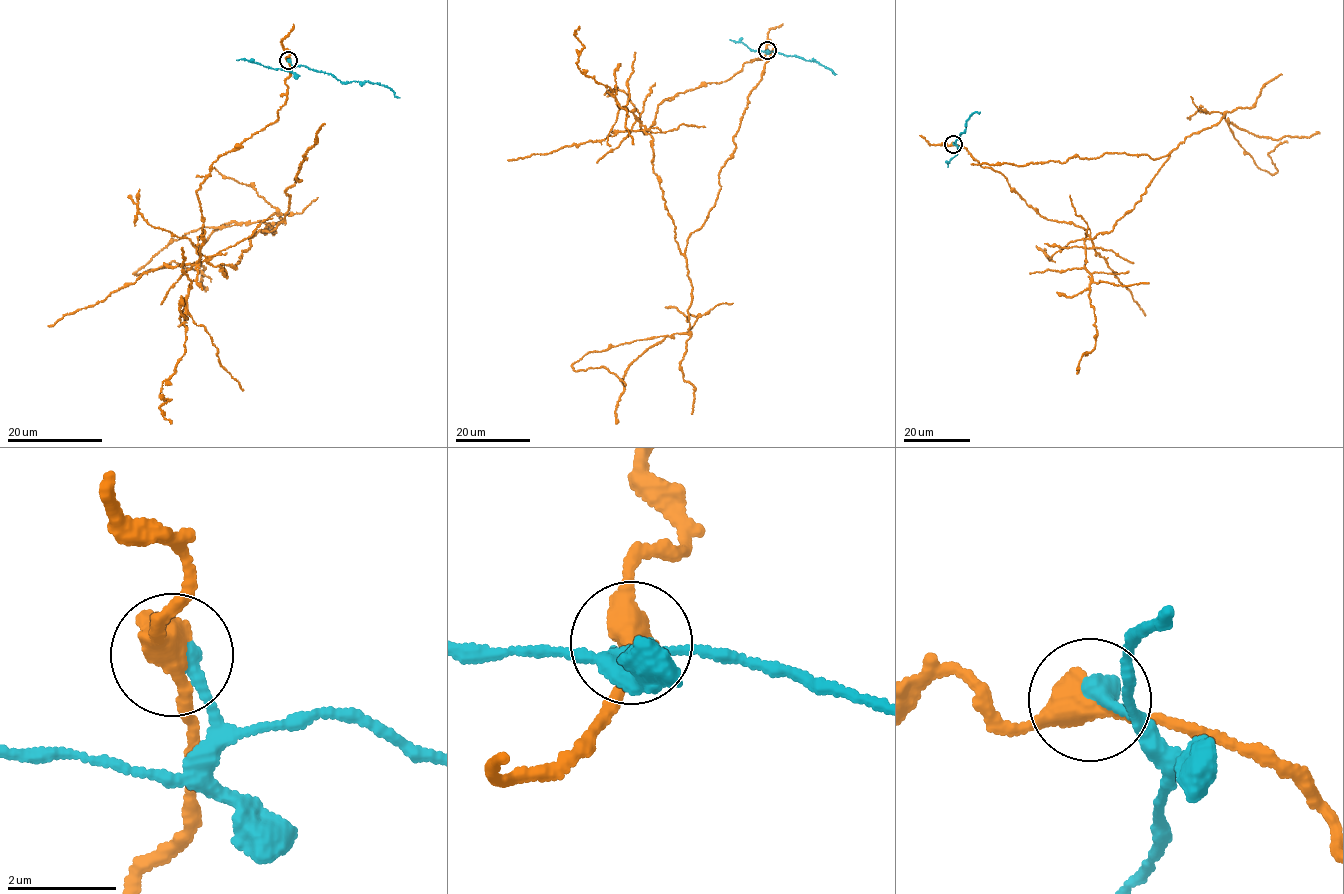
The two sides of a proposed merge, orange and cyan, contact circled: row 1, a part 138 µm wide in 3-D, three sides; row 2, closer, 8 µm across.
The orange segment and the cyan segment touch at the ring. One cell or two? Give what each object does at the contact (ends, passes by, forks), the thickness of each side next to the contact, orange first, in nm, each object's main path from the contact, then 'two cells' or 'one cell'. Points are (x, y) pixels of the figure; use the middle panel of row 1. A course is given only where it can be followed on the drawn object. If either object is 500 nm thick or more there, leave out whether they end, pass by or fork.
orange passes by; cyan ends there; 460 nm thick on the orange side, 480 nm on the other; orange runs (766, 50), (640, 126), (686, 259), (690, 325), (572, 366), (603, 367), (625, 385); cyan runs (766, 50), (817, 61), (836, 74); two cells

